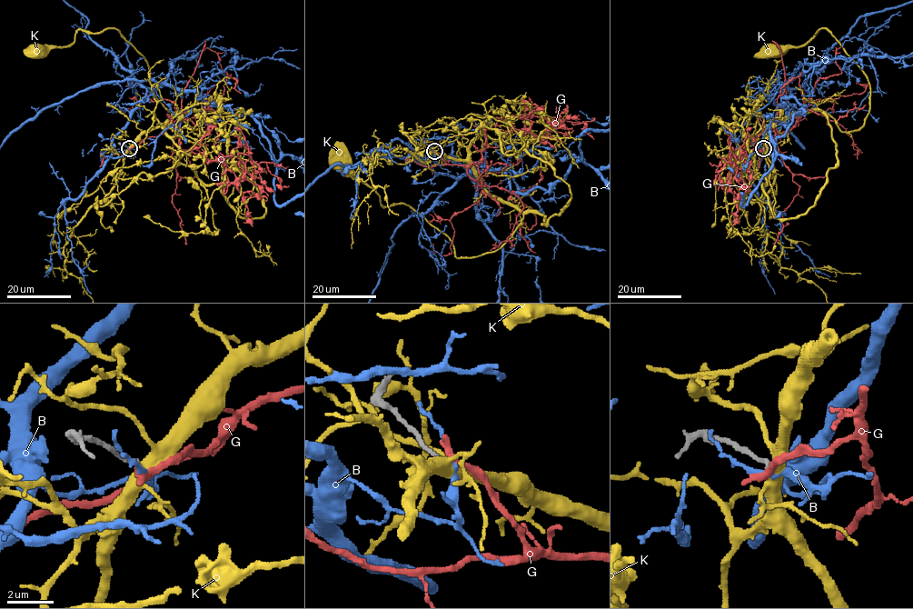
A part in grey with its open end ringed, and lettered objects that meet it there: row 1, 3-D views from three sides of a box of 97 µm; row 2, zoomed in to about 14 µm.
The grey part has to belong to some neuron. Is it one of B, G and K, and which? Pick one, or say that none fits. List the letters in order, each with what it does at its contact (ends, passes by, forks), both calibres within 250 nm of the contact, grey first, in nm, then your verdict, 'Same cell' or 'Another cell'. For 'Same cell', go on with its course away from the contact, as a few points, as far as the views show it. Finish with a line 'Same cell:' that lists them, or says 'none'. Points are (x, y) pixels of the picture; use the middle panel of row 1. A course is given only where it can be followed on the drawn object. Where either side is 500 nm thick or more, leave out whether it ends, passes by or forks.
B: It passes by. Thickness 160 nm (grey) against 170 nm. Another cell
G: It passes by. Thickness 160 nm (grey) against 280 nm. Another cell
K: It forks there. Thickness 170 nm (grey) against 440 nm. Another cell
Same cell: none

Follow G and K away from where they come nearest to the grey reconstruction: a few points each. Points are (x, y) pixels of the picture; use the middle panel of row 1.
G: (434, 151), (448, 164), (478, 161), (485, 132), (505, 115), (582, 123), (594, 139)
K: (433, 151), (466, 161), (523, 215), (498, 248), (455, 255), (421, 214), (384, 206), (343, 158)

